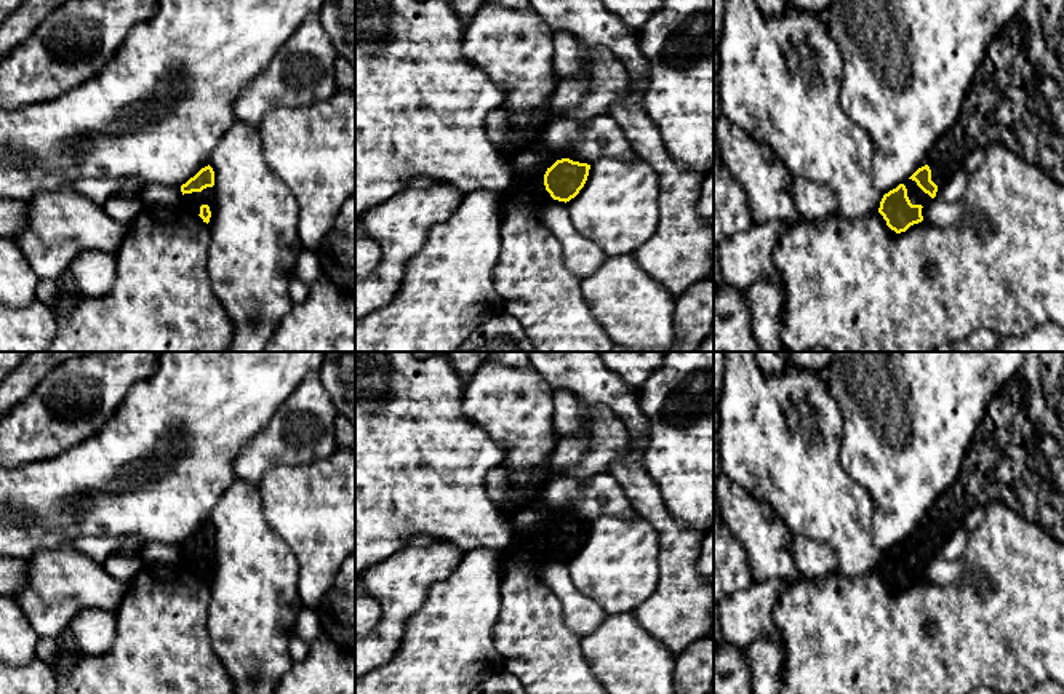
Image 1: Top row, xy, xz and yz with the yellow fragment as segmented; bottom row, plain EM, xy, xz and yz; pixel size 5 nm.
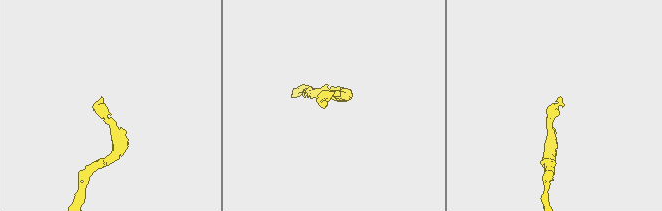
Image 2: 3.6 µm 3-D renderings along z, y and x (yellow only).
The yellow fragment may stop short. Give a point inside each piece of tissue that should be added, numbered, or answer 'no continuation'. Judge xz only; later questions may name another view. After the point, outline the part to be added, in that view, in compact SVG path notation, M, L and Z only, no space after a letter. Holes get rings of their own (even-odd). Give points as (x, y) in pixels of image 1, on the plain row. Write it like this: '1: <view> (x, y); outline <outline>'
no continuation

